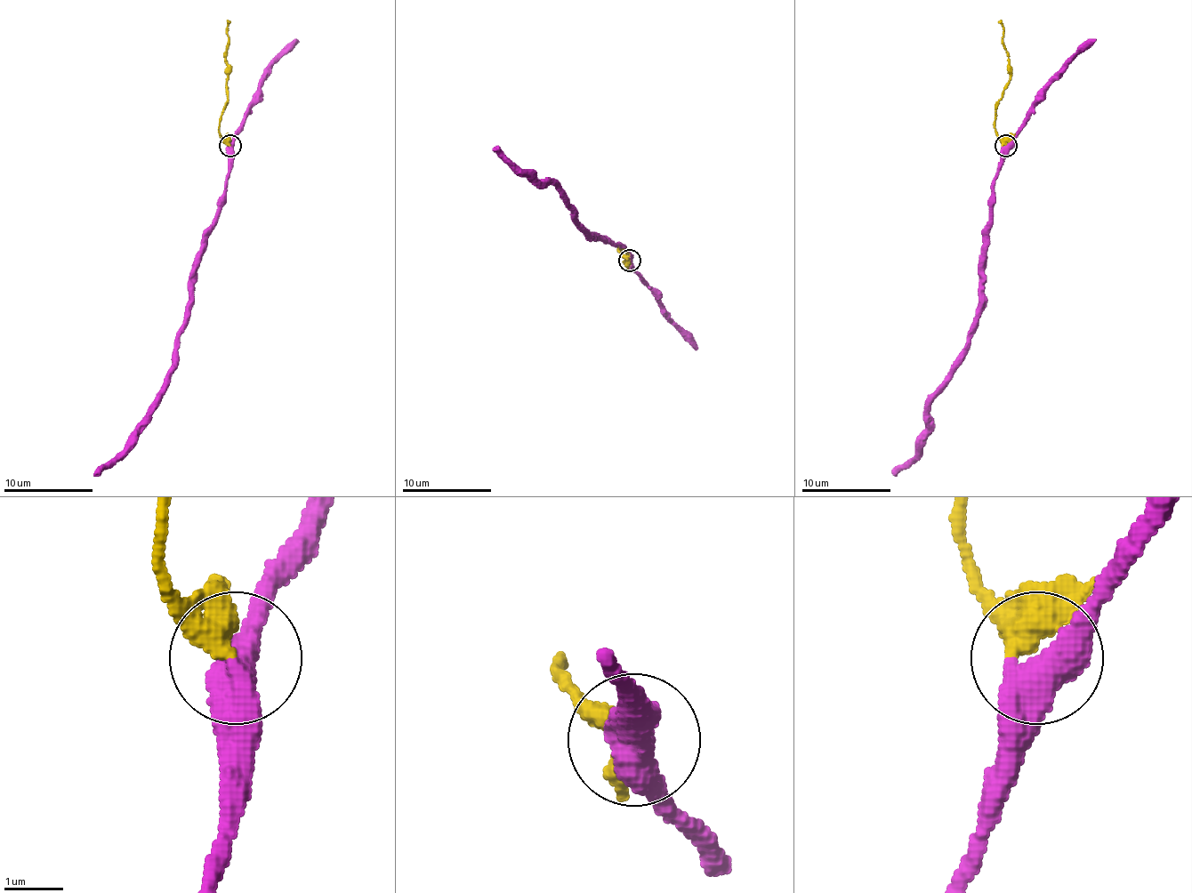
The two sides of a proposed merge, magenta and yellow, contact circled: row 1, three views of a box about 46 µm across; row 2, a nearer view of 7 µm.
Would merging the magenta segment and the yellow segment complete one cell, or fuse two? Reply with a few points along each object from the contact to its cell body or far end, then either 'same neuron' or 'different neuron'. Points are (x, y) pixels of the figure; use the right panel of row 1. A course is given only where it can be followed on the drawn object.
course magenta (1006, 145), (993, 188), (975, 328), (969, 335), (962, 364), (930, 405), (930, 433), (922, 449), (892, 474); course yellow (1006, 145), (995, 129), (995, 109), (1009, 80), (1009, 53), (1002, 40), (1002, 24), (997, 21); different neuron

